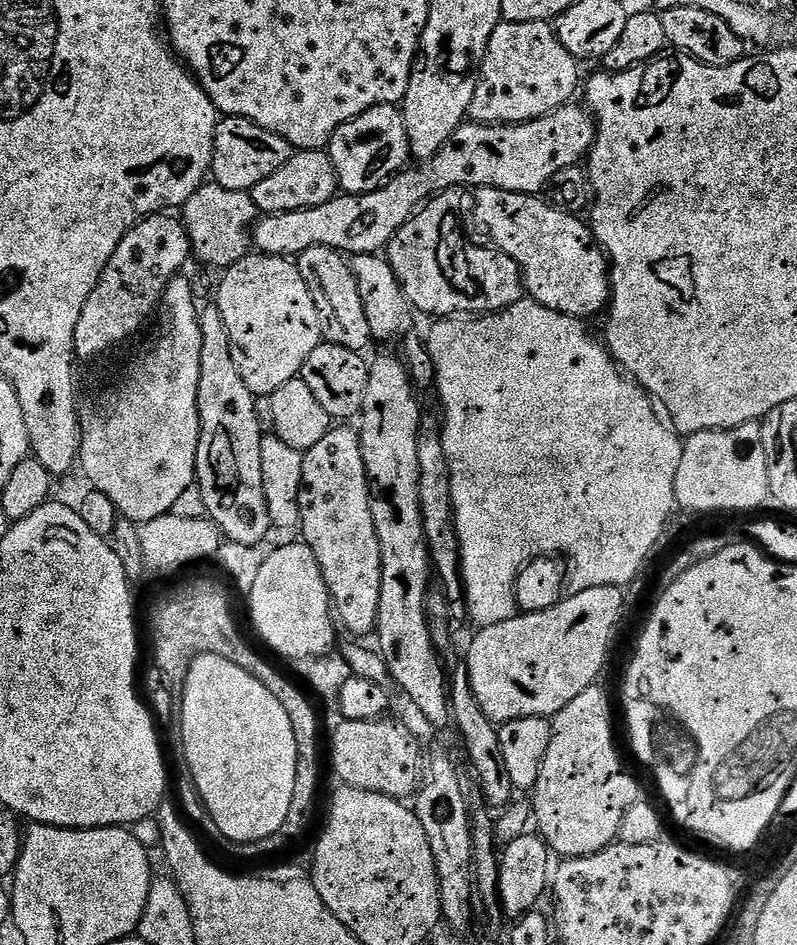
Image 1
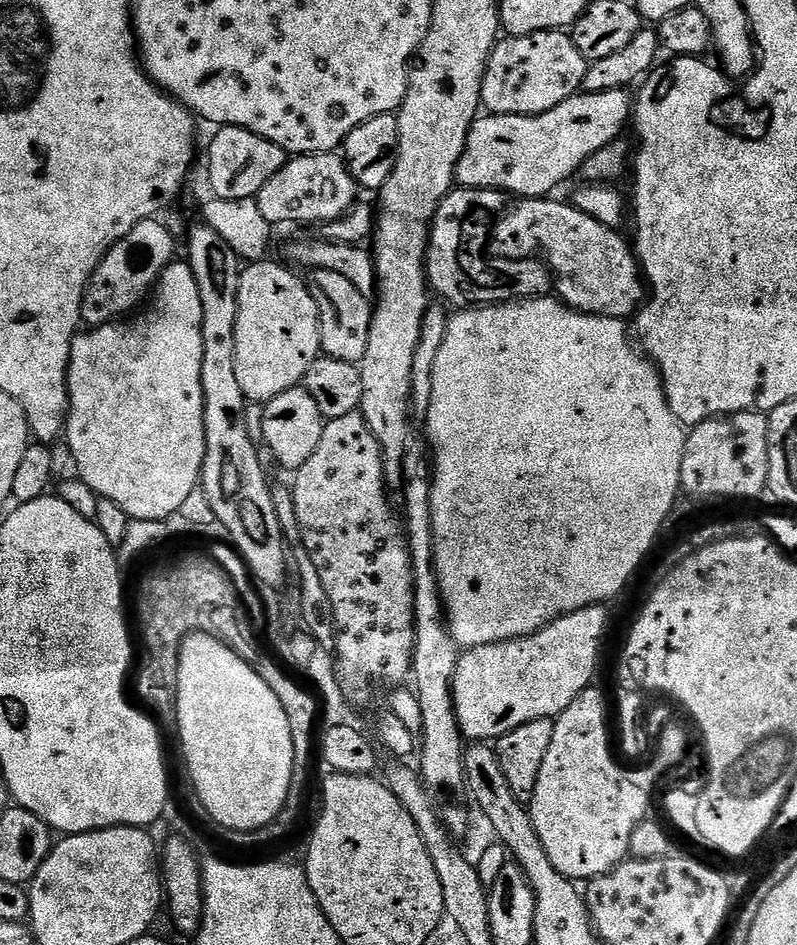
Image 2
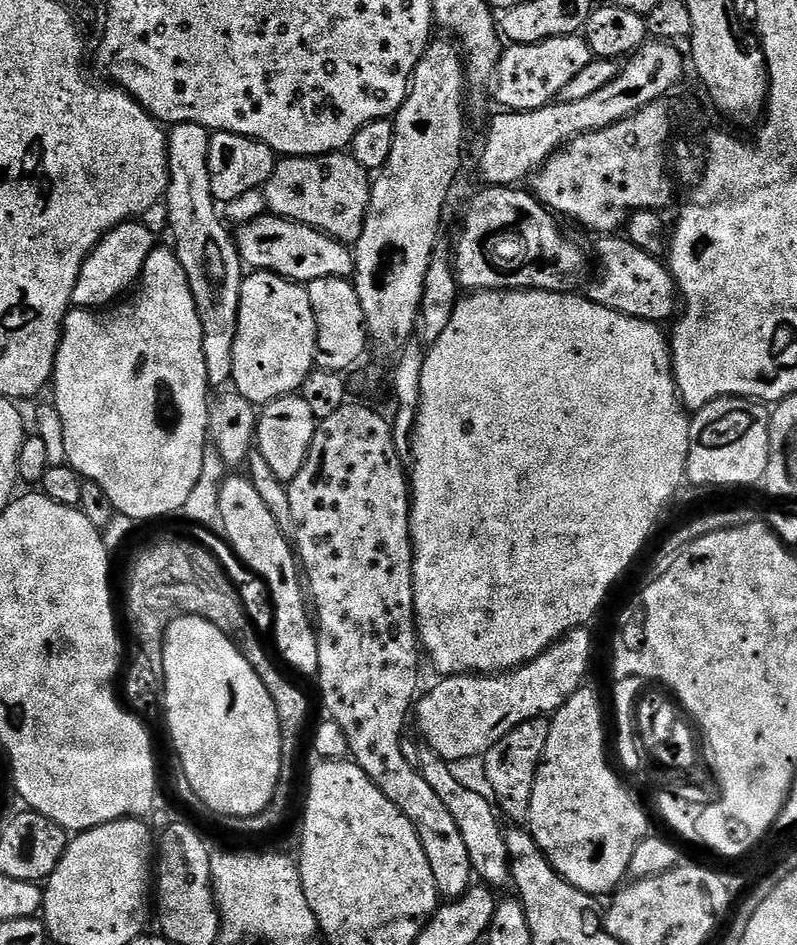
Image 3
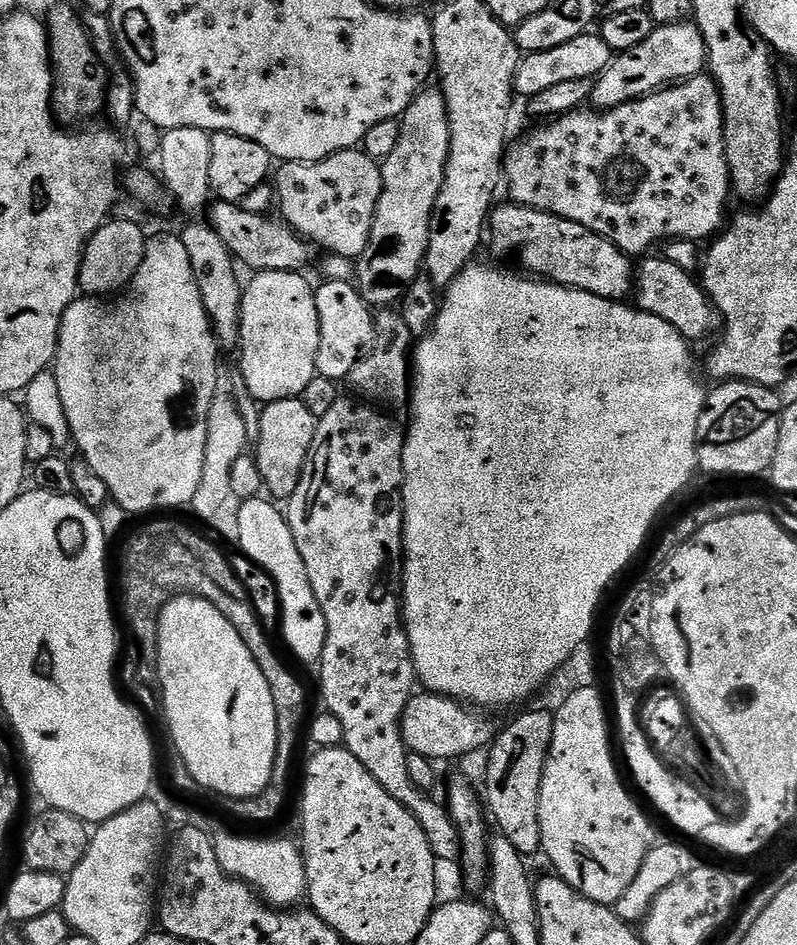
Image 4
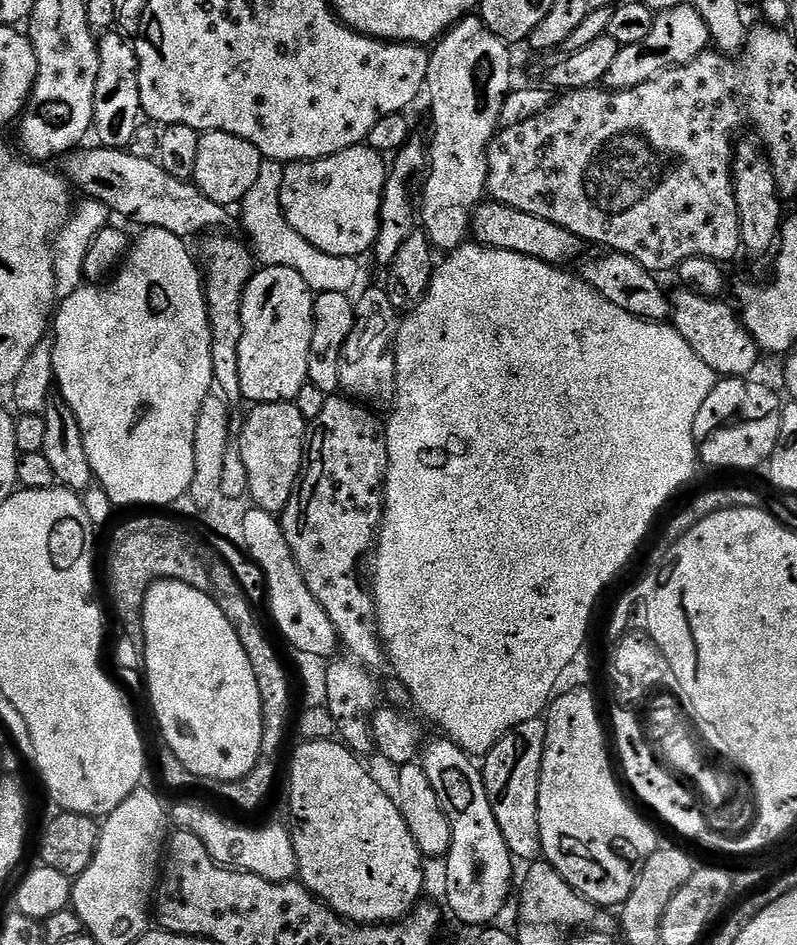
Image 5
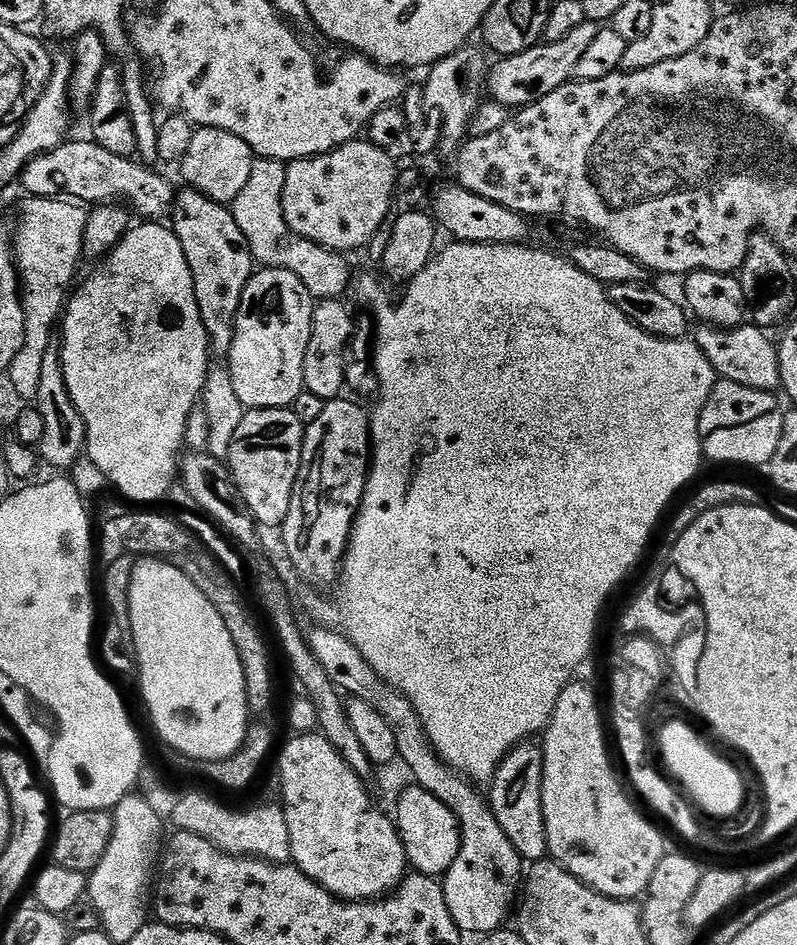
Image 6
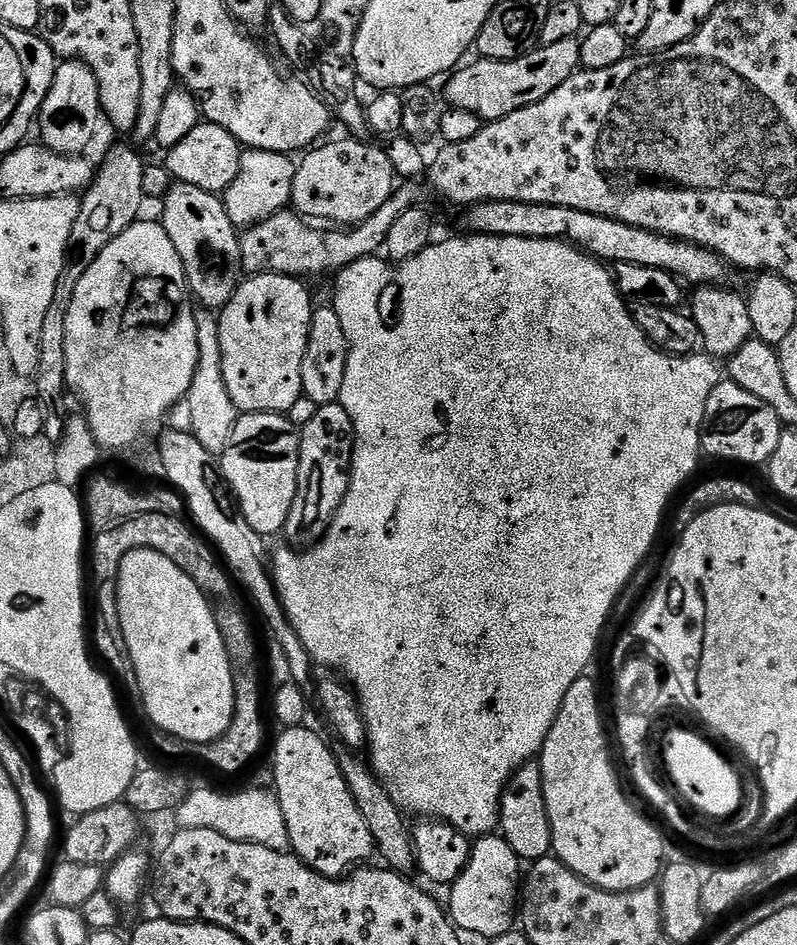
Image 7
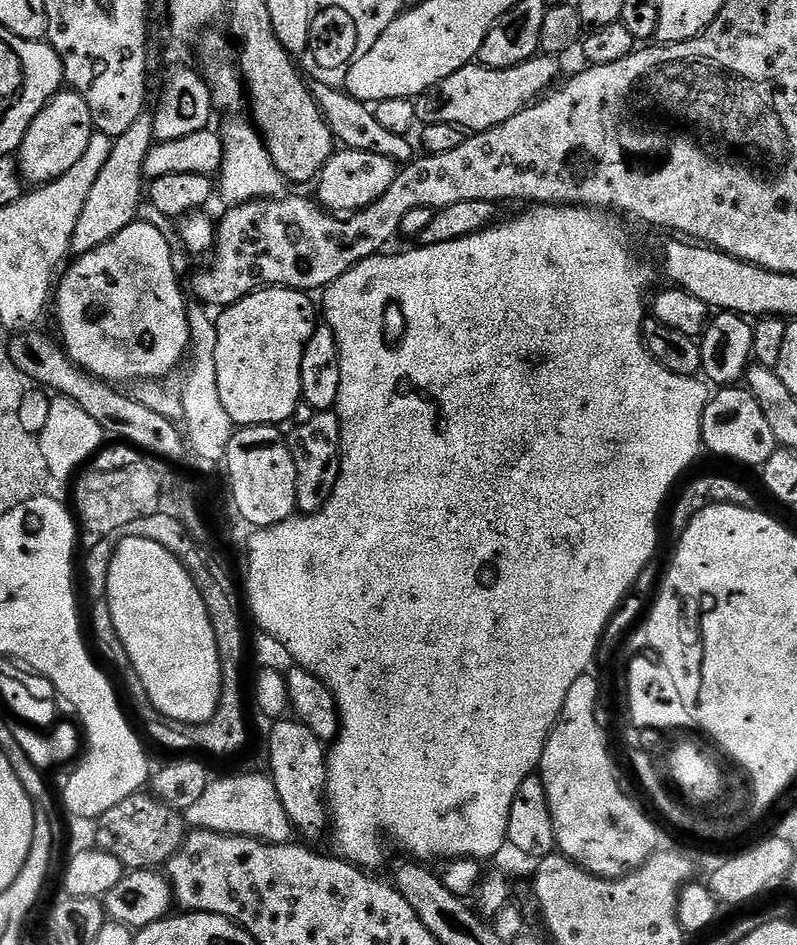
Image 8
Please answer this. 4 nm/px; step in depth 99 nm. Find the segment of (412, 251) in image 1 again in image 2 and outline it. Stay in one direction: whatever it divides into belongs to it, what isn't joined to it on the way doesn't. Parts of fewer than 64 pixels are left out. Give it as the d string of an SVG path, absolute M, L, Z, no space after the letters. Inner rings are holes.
M453 187L446 199L440 203L436 211L436 217L432 220L432 229L428 235L428 259L426 261L426 275L428 287L433 293L436 292L445 305L456 310L465 308L478 308L489 304L506 304L517 298L535 298L549 295L550 273L548 265L536 258L527 260L501 260L484 257L486 252L486 236L480 233L480 220L472 213L472 208L481 208L484 212L496 212L500 214L505 211L505 193L498 192L494 188L461 188Z

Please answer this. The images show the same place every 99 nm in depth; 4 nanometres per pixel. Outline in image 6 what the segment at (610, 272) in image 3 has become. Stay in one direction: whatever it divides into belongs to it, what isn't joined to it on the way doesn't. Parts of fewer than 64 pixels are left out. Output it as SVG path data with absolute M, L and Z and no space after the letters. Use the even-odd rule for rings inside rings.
M744 322L736 328L698 328L695 347L702 350L719 379L738 382L738 386L750 386L763 392L775 393L781 387L779 350L765 329L758 328L751 322Z

